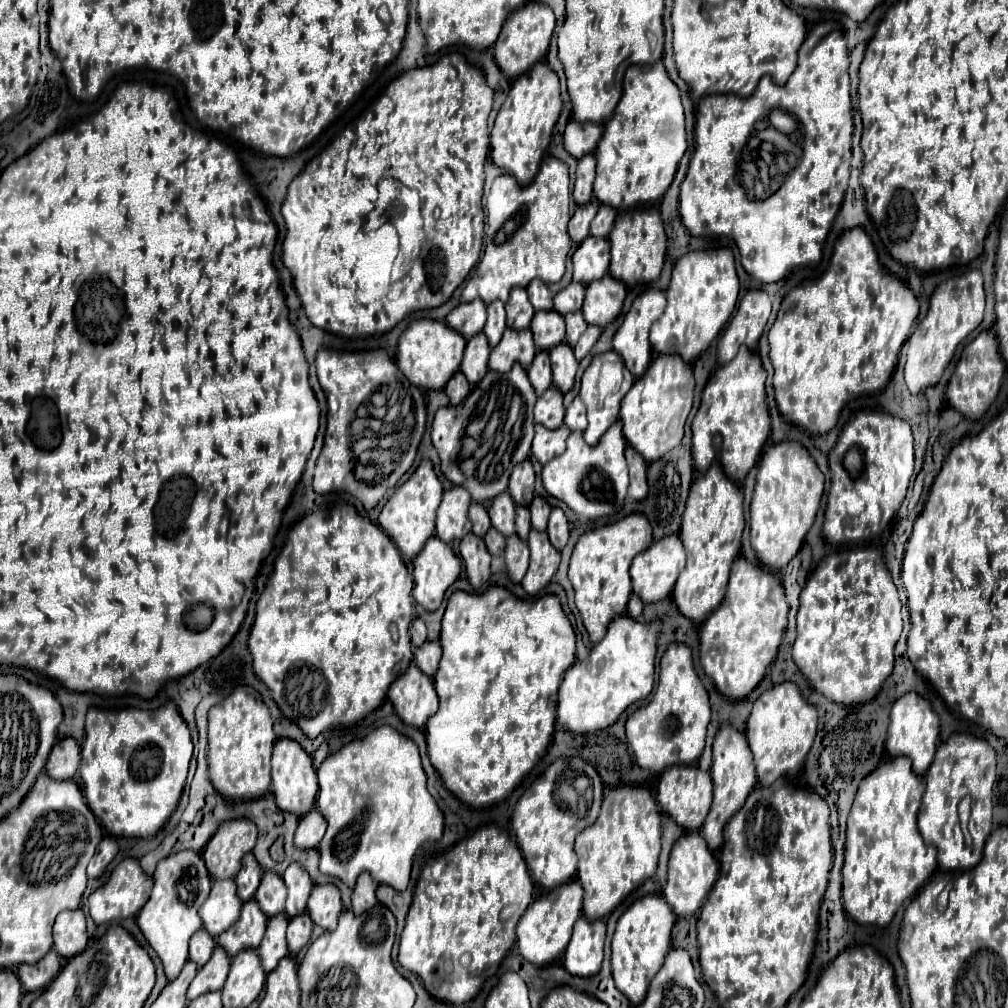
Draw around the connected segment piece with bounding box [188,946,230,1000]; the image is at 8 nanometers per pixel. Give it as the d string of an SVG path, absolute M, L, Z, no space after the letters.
M216 946L210 962L206 966L202 966L198 970L196 978L192 980L192 984L188 988L188 1000L194 1000L206 992L222 990L228 970L230 970L230 958L228 958L228 954L224 954L224 950L220 950L220 946Z

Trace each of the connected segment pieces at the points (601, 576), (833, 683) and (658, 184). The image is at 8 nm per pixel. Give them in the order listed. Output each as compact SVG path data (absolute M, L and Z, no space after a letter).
M630 514L614 524L598 526L586 534L580 536L568 570L568 580L574 588L574 604L582 616L584 628L588 630L590 642L598 644L608 624L626 614L628 600L632 594L632 582L630 582L630 562L636 554L644 552L652 544L652 528L648 526L648 520L642 514Z
M852 548L830 554L810 574L798 608L798 636L792 658L816 692L840 706L870 702L894 668L894 646L902 632L900 600L882 552L872 548Z
M662 62L654 66L630 66L624 76L624 92L620 106L616 106L616 114L604 124L604 134L600 146L596 148L596 182L594 182L594 198L600 204L608 204L618 212L628 212L636 206L652 206L656 204L672 184L672 178L678 170L680 158L684 156L686 132L684 132L684 108L680 102L678 86L668 78Z

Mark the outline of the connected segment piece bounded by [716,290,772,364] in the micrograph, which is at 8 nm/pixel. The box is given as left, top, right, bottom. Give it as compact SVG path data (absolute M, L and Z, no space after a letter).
M750 290L740 300L740 306L736 310L736 316L730 320L728 328L724 330L720 342L718 342L718 364L730 362L740 346L756 348L764 326L770 316L772 302L764 290Z

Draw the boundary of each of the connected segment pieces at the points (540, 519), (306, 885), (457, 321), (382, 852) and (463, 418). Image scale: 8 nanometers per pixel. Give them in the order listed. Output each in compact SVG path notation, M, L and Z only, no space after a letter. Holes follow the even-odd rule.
M536 496L530 504L530 514L532 514L532 528L538 530L538 532L544 532L546 524L548 524L548 518L550 518L548 502Z
M292 864L284 872L284 884L286 884L286 916L294 918L306 910L306 900L314 888L314 882L300 870L300 866Z
M476 298L472 302L460 302L448 316L446 316L446 324L460 332L464 338L472 338L478 332L482 332L486 322L486 304Z
M392 726L376 728L364 740L356 740L340 748L336 754L330 754L318 768L318 786L316 806L328 822L326 834L318 846L322 858L320 872L342 880L348 888L354 888L358 876L368 872L376 884L406 890L416 854L426 842L440 840L444 830L444 816L426 790L426 774L420 762L418 746L410 738L398 734Z
M514 366L504 374L488 370L484 380L472 388L460 406L440 408L432 424L432 444L442 460L444 476L452 484L464 486L478 504L494 500L498 494L506 492L512 468L524 462L530 454L534 438L534 404L536 392L528 382L526 370ZM468 460L476 462L476 466L466 466L464 462Z

